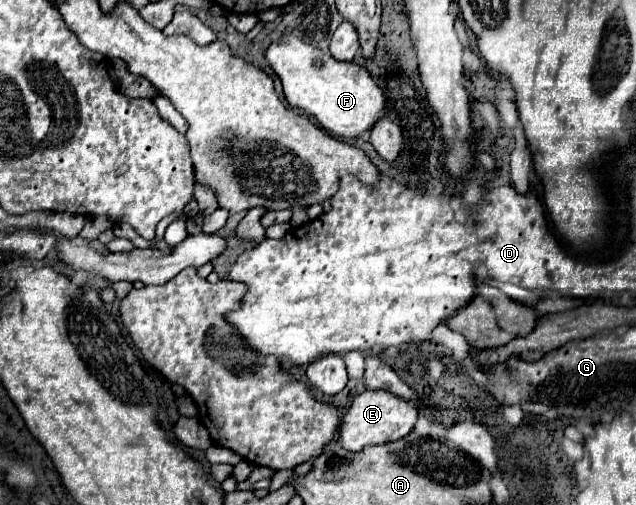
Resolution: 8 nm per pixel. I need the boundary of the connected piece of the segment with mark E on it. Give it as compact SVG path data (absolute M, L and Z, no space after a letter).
M364 391L358 395L340 423L340 441L348 451L360 451L364 445L388 443L406 437L418 421L418 407L386 391Z

